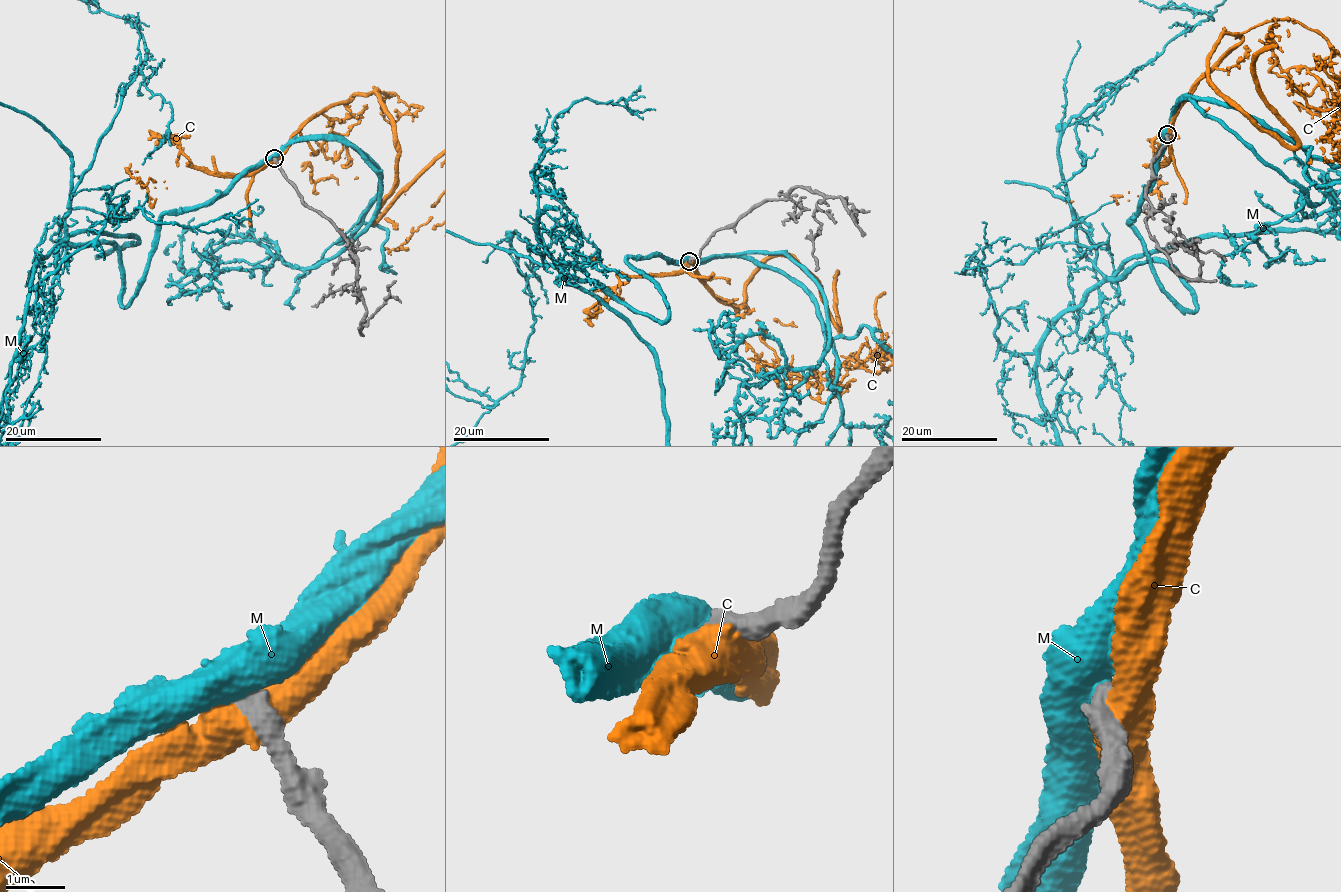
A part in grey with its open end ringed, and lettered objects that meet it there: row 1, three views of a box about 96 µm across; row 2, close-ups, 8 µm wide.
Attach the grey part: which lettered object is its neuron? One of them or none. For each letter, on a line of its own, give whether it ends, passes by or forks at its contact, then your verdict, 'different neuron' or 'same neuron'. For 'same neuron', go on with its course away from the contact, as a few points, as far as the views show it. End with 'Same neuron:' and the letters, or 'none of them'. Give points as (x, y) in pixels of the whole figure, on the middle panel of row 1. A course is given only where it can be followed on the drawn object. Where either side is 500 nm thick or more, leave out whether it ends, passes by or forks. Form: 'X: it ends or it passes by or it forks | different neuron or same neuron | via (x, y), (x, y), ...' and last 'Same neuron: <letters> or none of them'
C: different neuron
M: different neuron
Same neuron: none of them

